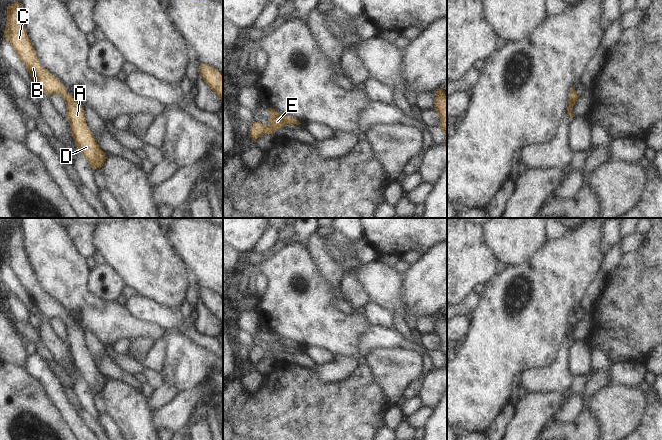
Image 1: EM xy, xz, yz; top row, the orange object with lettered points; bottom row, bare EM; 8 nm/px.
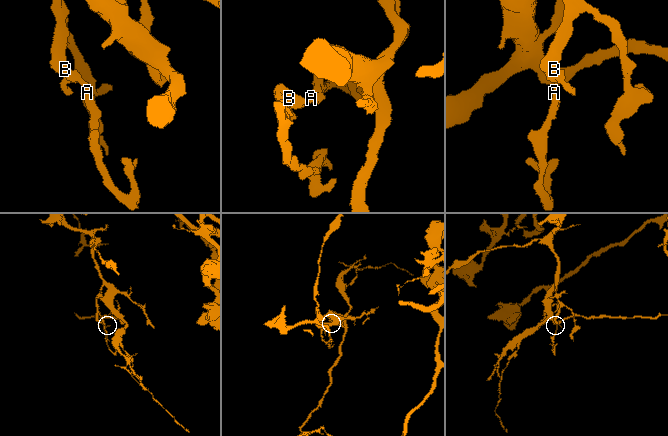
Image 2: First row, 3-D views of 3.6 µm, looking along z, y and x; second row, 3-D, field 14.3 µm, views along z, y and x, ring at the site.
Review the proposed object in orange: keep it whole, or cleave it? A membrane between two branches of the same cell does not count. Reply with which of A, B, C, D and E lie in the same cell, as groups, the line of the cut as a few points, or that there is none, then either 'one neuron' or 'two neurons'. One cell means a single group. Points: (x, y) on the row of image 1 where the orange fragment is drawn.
A B C D E; no cut; one neuron

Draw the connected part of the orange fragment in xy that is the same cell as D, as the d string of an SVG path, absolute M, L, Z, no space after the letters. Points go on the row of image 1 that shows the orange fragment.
M19 2L7 7L7 21L3 37L12 46L37 87L48 96L59 94L63 98L66 103L66 118L76 147L86 158L90 167L100 169L106 159L106 153L100 149L95 137L91 134L82 106L66 91L57 77L48 73L40 65L28 39Z

